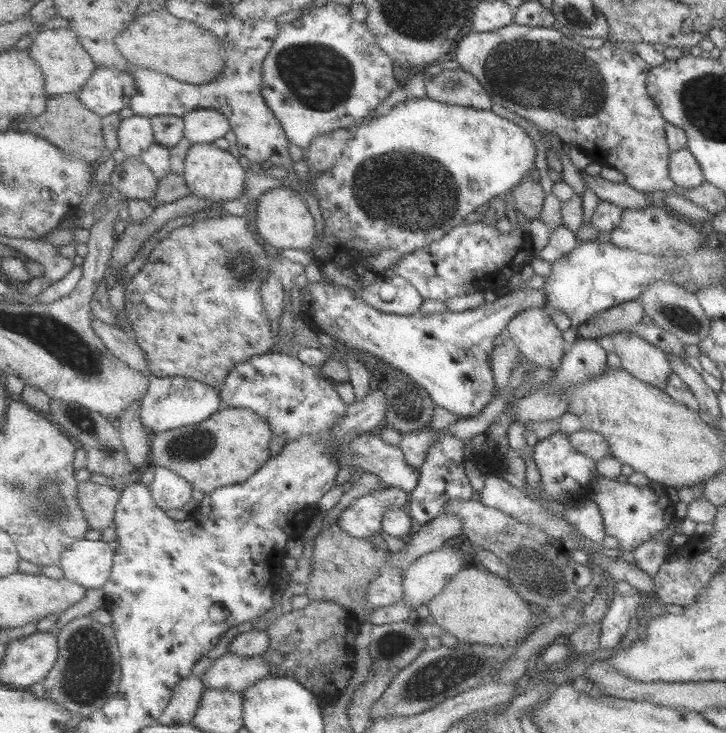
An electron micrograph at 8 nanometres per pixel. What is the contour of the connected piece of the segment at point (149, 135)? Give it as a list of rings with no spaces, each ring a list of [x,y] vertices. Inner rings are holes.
[[[135,115],[122,120],[119,129],[120,150],[128,157],[141,157],[156,143],[152,118]]]

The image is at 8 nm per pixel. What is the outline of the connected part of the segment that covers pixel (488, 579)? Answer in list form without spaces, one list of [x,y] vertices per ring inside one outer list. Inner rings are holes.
[[[468,565],[451,576],[448,584],[431,601],[427,601],[426,606],[435,624],[462,643],[486,644],[487,646],[507,643],[519,645],[531,634],[528,630],[528,618],[533,608],[517,594],[516,590],[512,589],[507,578],[499,578],[478,566]]]

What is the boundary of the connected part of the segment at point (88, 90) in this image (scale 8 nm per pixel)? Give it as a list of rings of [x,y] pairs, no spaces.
[[[100,66],[78,97],[89,110],[104,117],[129,107],[135,93],[136,82],[131,72]]]

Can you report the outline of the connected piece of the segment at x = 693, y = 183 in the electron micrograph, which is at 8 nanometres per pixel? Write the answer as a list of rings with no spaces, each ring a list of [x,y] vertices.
[[[687,148],[669,152],[668,175],[677,186],[684,189],[694,189],[704,181],[695,157]]]

